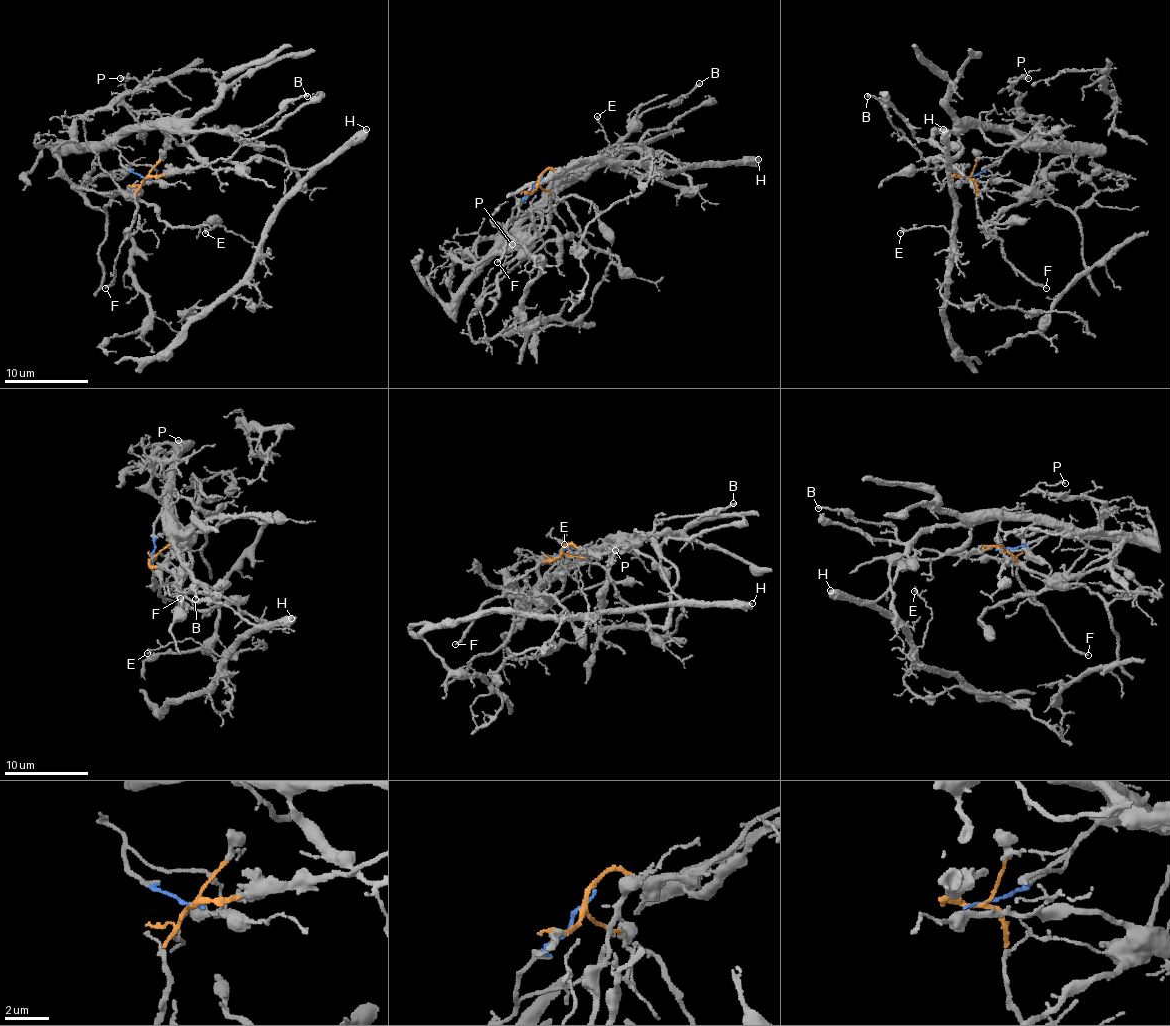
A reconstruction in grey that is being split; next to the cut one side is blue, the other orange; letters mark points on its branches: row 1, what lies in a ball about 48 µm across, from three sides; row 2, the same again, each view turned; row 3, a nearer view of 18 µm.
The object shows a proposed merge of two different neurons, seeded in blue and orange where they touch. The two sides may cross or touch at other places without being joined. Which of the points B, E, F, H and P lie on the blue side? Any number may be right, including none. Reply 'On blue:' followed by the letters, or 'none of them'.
On blue: P

